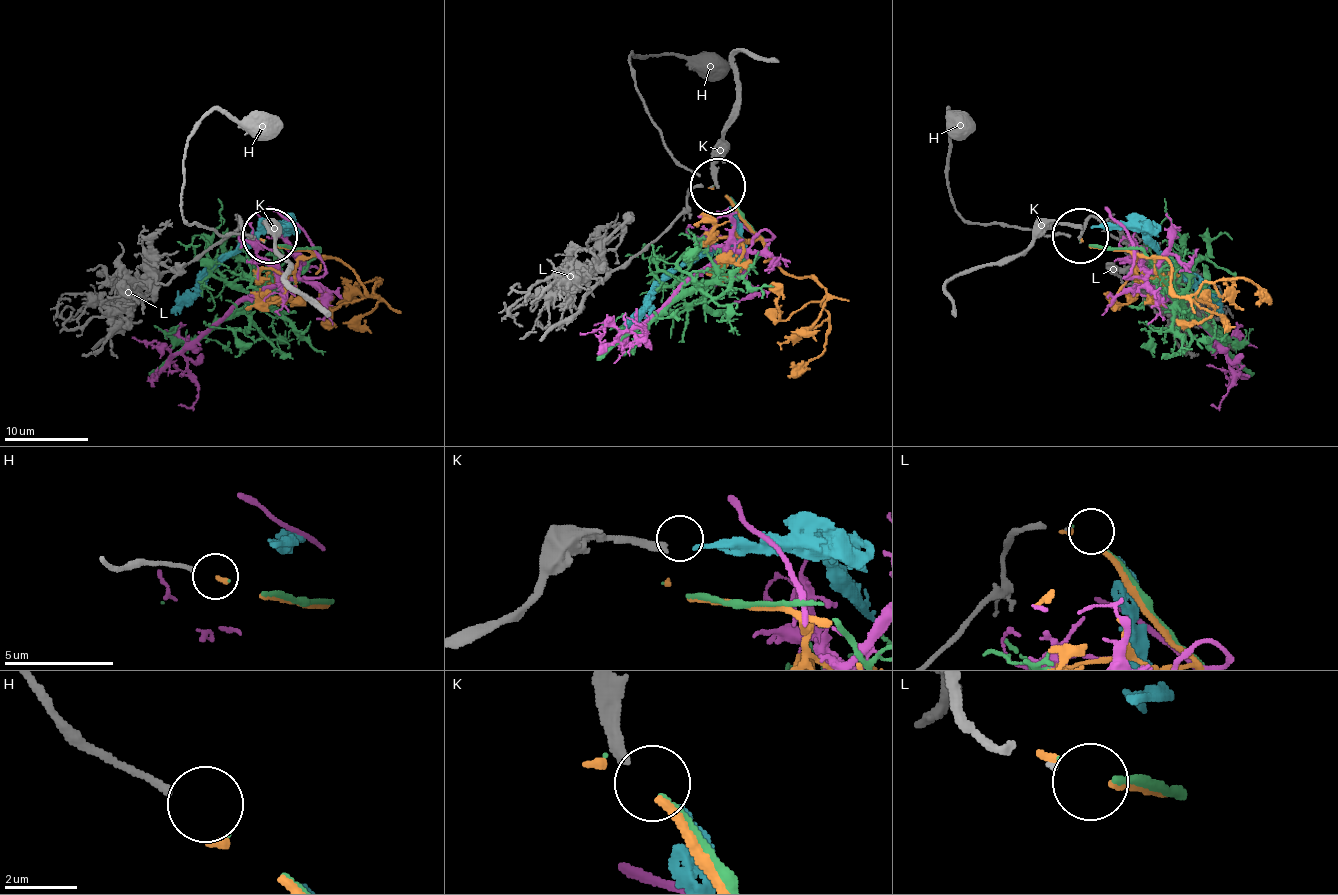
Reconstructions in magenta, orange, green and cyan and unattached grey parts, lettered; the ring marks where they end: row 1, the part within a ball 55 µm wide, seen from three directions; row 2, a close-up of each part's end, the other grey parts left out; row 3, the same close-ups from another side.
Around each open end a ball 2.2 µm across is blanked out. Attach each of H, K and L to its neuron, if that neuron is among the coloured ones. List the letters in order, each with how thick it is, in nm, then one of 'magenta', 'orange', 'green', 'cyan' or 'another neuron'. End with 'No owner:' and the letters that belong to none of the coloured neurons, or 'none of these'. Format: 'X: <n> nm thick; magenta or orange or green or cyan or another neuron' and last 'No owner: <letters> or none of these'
H: 200 nm thick; green
K: 380 nm thick; another neuron
L: 80 nm thick; another neuron
No owner: K, L

